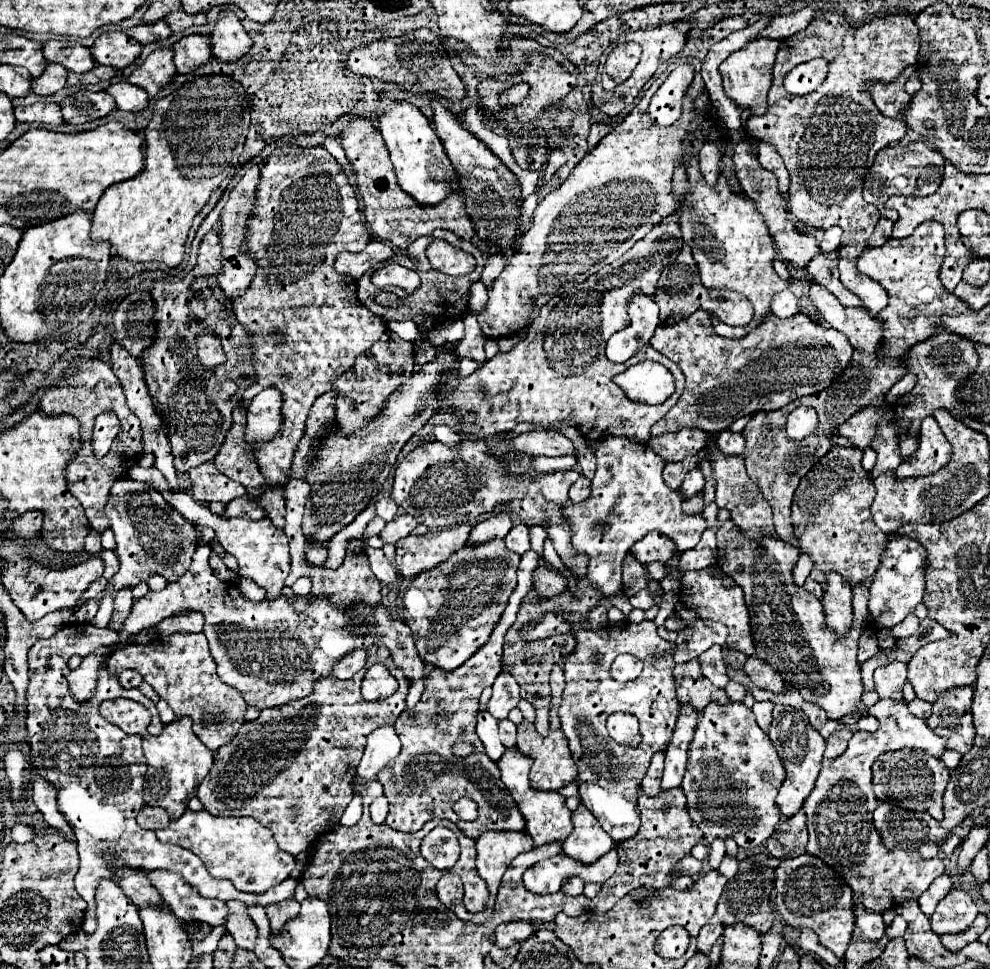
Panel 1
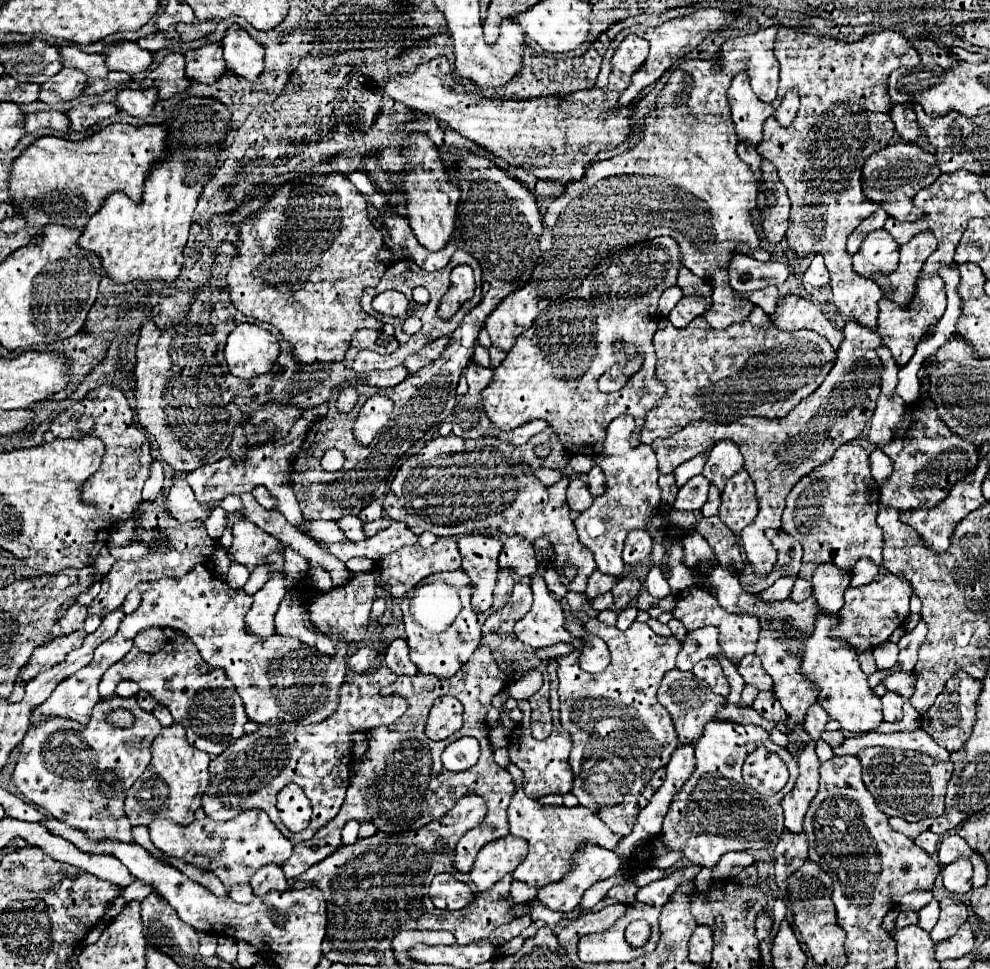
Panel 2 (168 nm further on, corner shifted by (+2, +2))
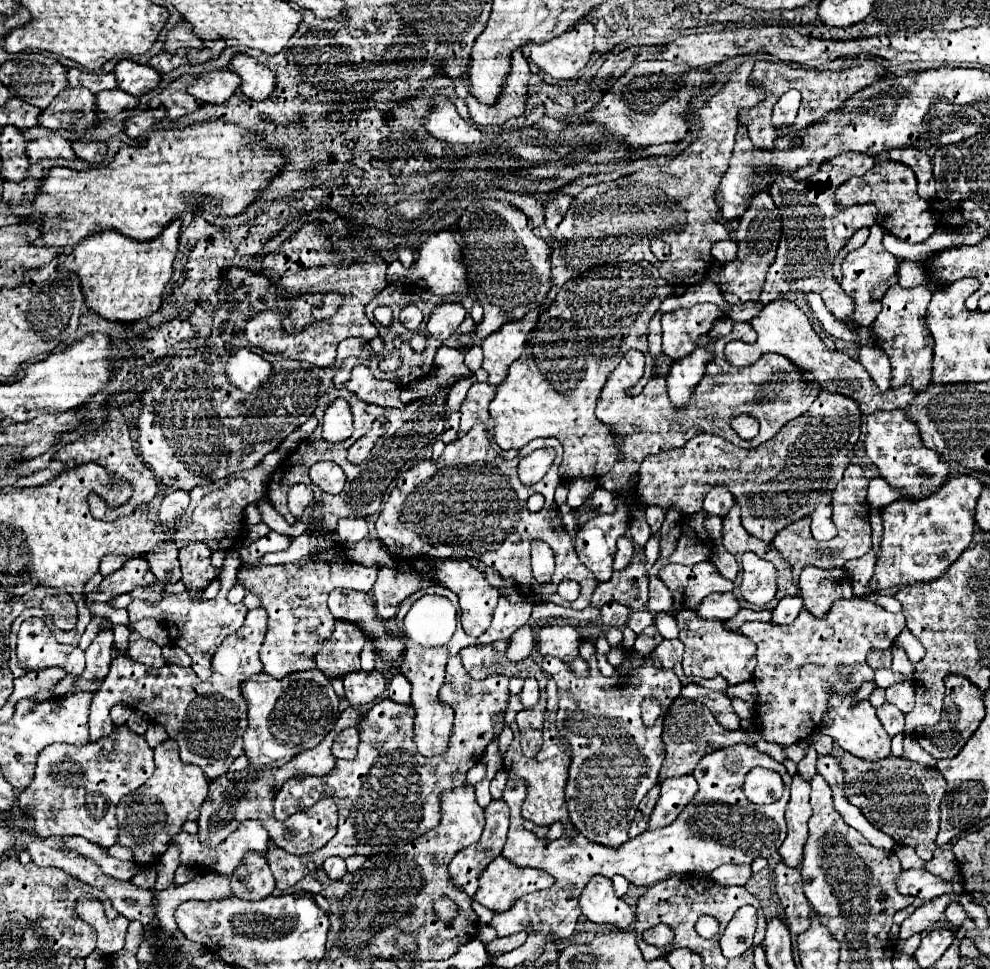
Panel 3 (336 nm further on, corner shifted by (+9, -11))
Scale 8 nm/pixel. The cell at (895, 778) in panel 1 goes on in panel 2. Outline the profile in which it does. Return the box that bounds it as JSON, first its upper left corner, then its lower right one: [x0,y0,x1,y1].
[857,747,953,823]

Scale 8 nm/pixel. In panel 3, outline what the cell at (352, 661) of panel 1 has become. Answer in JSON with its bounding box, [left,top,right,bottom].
[344,670,386,706]

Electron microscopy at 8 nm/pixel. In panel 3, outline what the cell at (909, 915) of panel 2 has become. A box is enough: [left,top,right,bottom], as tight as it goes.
[898,894,960,938]

